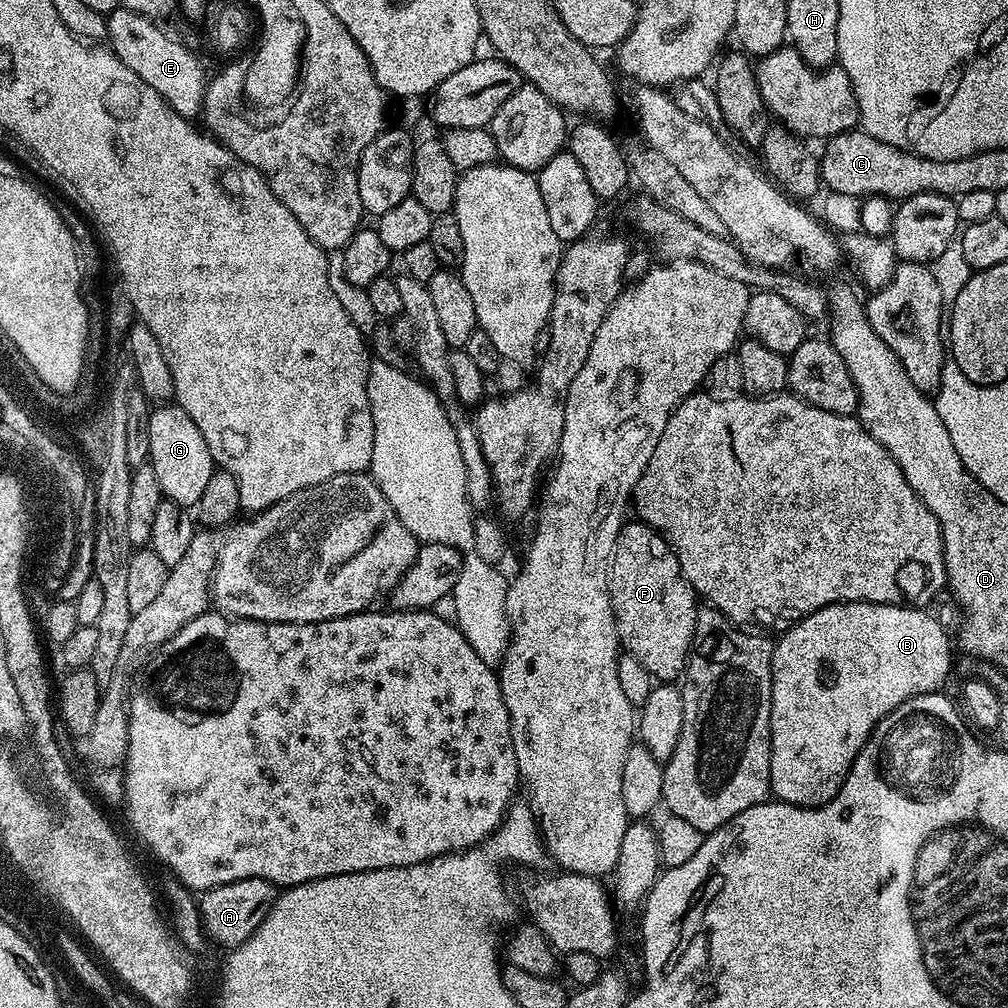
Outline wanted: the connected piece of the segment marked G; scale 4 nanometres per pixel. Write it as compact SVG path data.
M175 403L153 407L150 411L150 454L148 459L158 478L161 493L171 503L181 506L199 505L214 471L214 461L202 430L194 426L194 418Z

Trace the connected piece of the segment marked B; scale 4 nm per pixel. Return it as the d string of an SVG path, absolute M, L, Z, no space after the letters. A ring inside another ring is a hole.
M831 604L825 608L818 609L817 612L810 612L808 615L803 616L800 621L792 625L791 628L787 629L783 633L784 636L779 641L775 641L774 647L772 649L772 757L770 758L770 774L772 775L772 796L775 797L777 801L783 802L785 804L793 804L799 808L818 808L825 804L828 804L832 799L838 794L838 790L844 784L844 779L848 777L848 771L852 769L852 763L856 760L856 755L862 750L862 746L866 741L868 741L868 735L873 732L876 728L876 723L883 718L883 716L888 716L892 711L898 707L899 704L905 704L910 698L915 696L926 696L935 693L936 688L940 688L944 684L944 679L948 676L948 671L952 668L952 648L948 645L948 636L944 633L944 628L935 620L932 616L927 616L927 611L921 610L916 606L905 606L902 604Z

